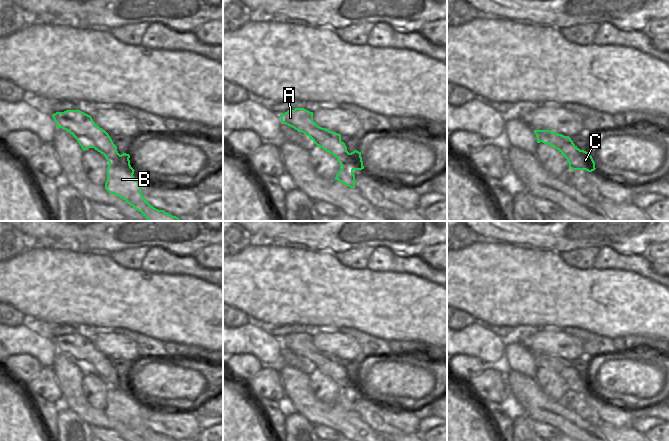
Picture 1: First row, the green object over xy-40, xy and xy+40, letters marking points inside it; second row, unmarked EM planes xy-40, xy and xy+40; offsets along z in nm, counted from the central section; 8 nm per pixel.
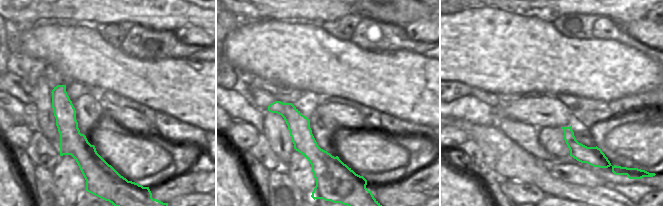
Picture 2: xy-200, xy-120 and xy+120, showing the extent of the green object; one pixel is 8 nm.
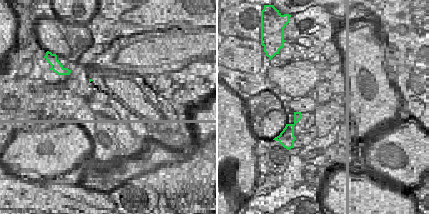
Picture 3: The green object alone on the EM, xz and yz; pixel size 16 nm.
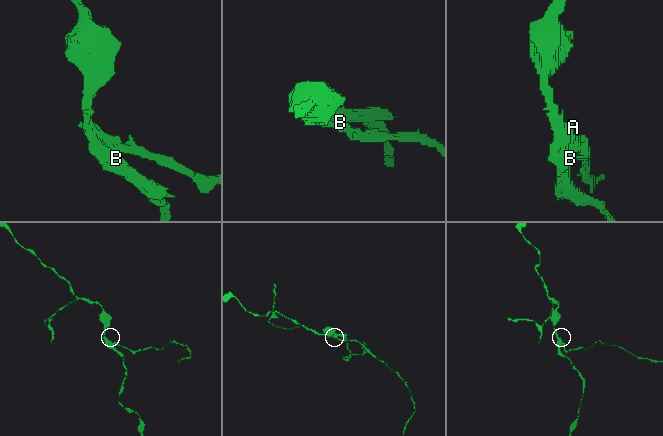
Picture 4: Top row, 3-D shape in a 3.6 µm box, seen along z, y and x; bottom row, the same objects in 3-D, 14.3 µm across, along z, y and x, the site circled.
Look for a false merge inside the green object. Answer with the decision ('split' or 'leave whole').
split

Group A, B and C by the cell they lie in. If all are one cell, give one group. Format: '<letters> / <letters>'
A B / C

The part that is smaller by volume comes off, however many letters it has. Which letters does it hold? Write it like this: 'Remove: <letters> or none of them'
Remove: C.

